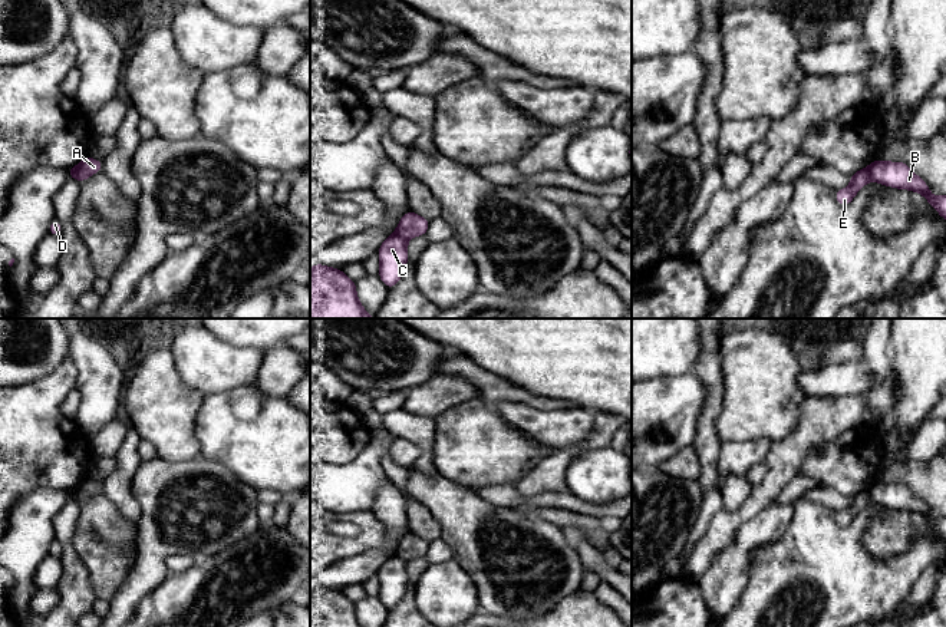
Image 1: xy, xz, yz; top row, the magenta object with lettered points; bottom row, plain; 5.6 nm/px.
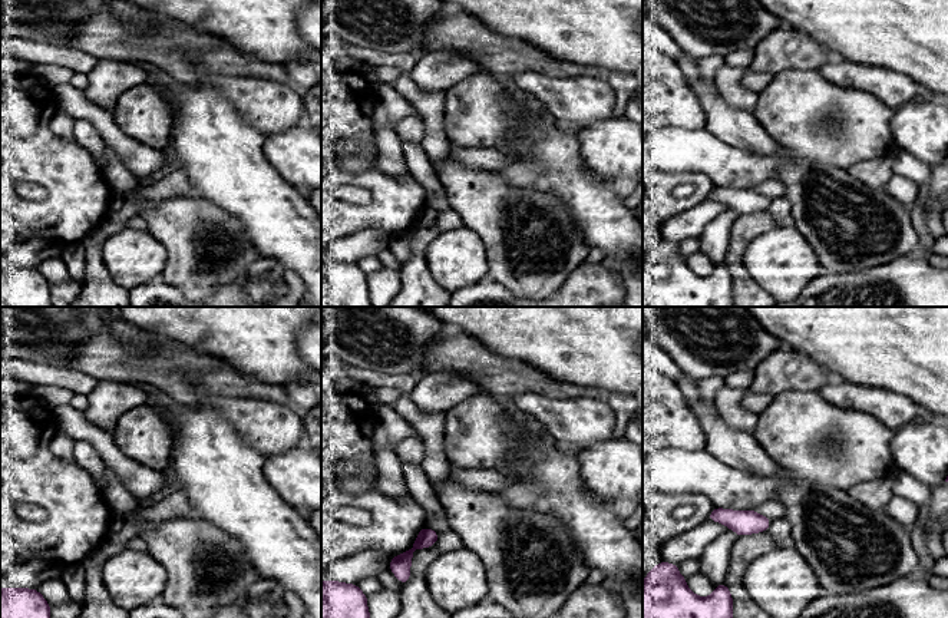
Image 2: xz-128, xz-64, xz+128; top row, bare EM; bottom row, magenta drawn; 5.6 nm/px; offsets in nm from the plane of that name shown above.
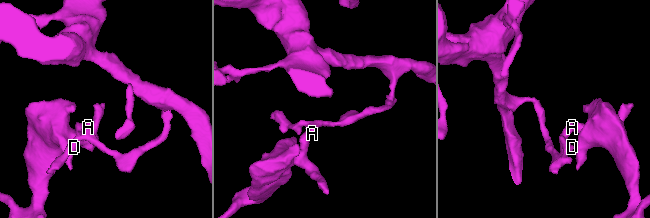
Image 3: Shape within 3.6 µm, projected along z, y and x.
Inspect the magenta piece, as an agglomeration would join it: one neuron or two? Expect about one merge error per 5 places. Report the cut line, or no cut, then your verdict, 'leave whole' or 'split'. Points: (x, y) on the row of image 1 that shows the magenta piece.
cut in yz along (869, 167), (872, 180); split

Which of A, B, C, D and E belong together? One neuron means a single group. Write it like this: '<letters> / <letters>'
A D E / B C

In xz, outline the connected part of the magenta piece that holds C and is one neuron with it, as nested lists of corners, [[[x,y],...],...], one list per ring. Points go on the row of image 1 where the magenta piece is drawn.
[[[390,234],[379,247],[379,277],[390,290],[403,275],[408,263],[408,240]]]

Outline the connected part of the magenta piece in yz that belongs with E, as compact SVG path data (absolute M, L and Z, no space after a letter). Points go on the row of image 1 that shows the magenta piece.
M866 166L860 171L857 171L856 174L850 175L851 181L850 185L844 189L838 189L835 191L835 201L840 205L848 205L853 198L856 197L856 194L867 184L871 181L870 176L870 166Z

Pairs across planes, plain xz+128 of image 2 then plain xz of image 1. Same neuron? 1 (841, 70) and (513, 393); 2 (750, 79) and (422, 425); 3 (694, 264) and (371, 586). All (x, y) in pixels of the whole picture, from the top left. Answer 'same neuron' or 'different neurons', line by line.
1: different neurons
2: same neuron
3: different neurons

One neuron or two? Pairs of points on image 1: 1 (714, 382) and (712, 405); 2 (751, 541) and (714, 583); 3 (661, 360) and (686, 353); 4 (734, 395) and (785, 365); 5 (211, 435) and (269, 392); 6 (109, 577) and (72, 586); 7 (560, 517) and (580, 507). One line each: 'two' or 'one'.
1: one
2: one
3: one
4: one
5: one
6: two
7: two

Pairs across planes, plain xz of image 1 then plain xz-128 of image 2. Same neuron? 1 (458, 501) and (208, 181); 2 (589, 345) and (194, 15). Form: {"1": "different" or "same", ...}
{"1": "different", "2": "same"}

